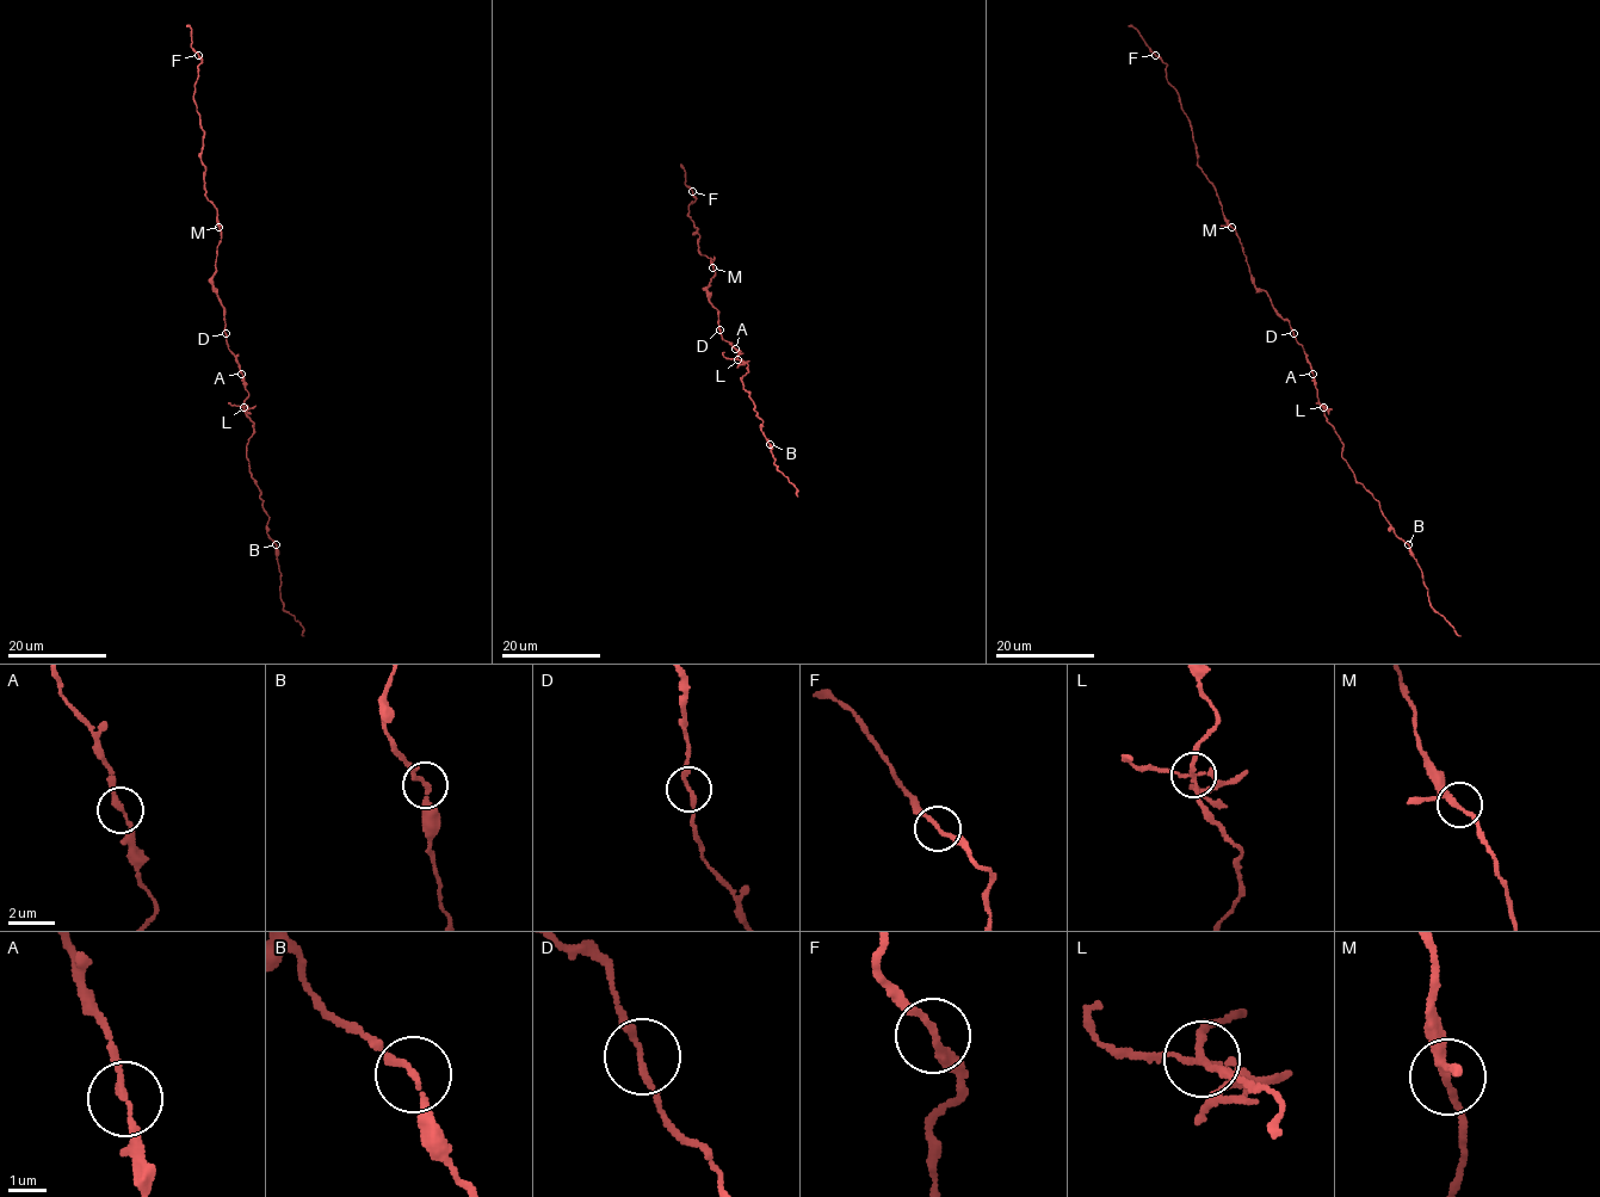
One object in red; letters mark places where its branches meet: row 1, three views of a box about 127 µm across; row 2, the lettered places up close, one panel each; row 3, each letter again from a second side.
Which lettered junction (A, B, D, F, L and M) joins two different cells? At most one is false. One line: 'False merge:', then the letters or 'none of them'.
False merge: L

